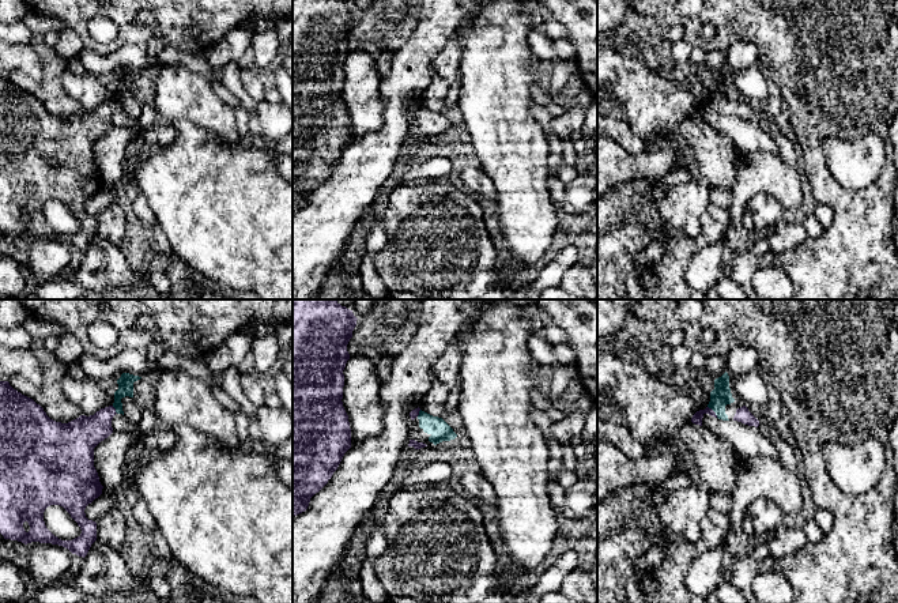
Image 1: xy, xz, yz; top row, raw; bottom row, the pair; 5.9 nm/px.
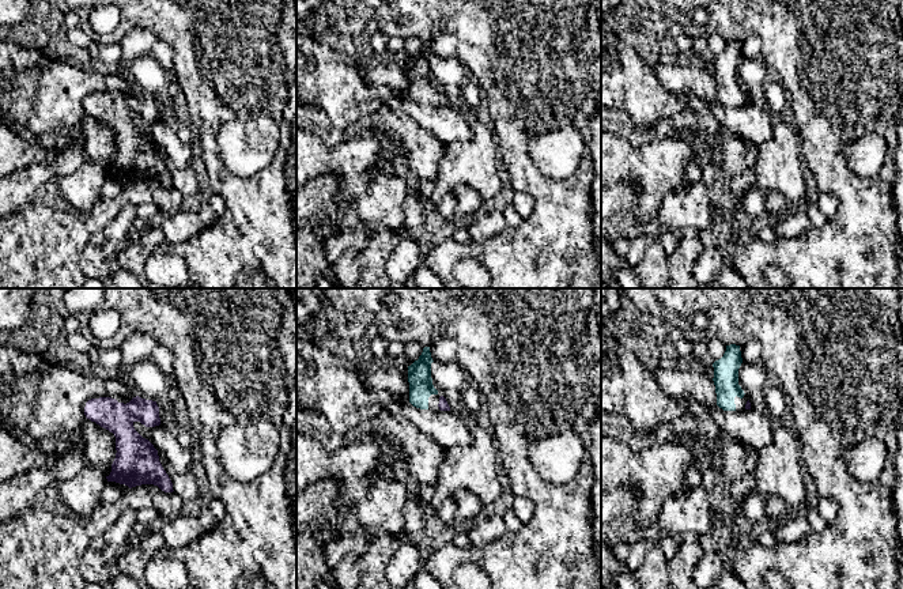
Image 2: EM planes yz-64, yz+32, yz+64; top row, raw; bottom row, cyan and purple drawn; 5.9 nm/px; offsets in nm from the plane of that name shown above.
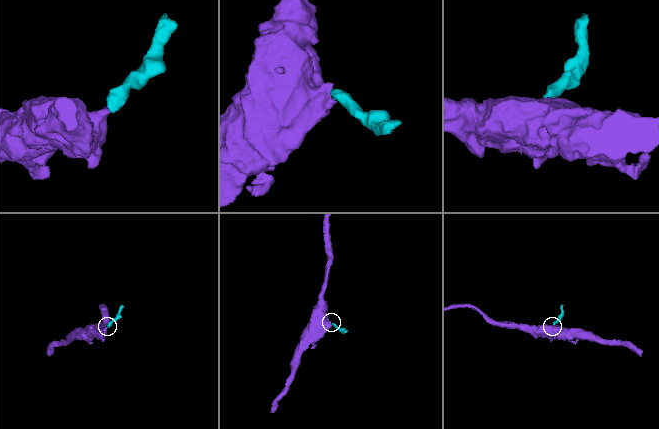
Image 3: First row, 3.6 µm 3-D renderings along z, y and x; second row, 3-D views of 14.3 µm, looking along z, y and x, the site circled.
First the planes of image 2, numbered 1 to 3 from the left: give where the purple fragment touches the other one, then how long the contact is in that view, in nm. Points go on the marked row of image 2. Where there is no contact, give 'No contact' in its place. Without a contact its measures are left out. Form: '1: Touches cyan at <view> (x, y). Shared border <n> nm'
1: No contact
2: No contact
3: No contact

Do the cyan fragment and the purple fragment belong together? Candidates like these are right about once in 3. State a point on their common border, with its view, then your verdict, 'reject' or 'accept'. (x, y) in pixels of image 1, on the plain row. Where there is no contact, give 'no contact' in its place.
yz (713, 105) | accept

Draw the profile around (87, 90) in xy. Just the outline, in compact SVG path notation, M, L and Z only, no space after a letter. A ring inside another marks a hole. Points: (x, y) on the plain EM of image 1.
M65 71L61 82L71 98L86 112L94 110L101 103L114 98L114 88L88 72L76 76Z

